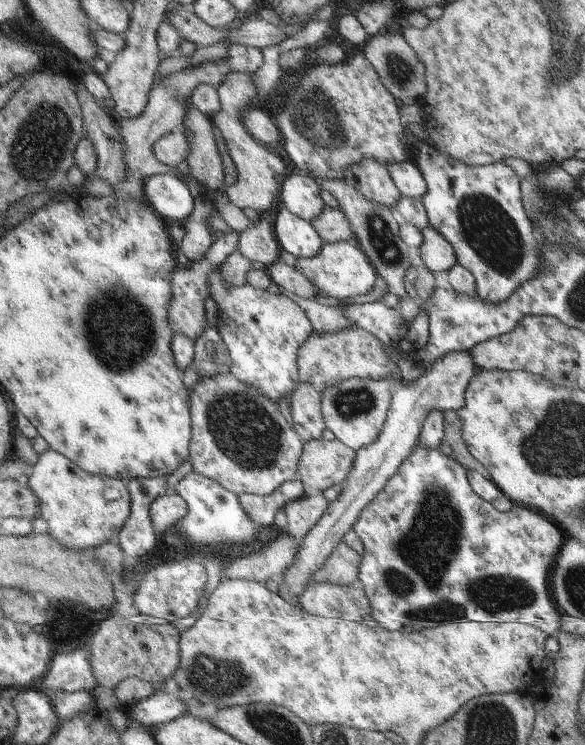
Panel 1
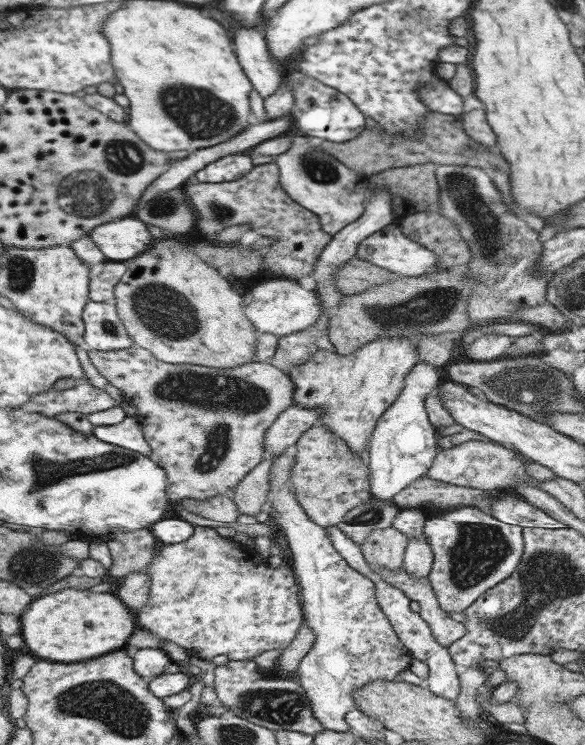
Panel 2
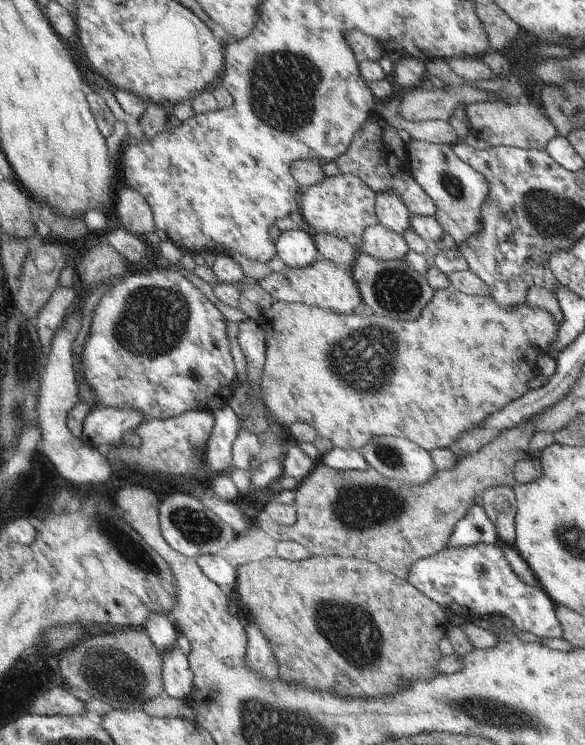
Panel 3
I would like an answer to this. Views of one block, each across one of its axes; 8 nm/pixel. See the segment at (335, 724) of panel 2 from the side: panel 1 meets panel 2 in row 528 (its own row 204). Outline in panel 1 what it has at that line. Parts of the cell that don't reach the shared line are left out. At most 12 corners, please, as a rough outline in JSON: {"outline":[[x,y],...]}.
{"outline":[[293,172],[278,196],[291,214],[310,222],[324,206],[309,176]]}

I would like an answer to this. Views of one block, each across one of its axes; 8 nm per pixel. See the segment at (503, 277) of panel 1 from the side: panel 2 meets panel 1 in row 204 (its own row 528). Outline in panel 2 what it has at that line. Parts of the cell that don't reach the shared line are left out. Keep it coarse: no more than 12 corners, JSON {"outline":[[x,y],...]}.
{"outline":[[477,507],[428,518],[427,576],[445,614],[505,581],[526,526]]}

